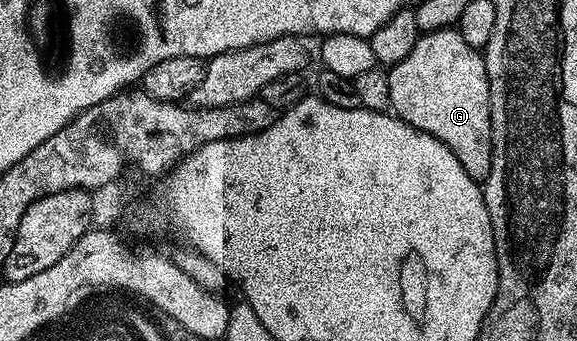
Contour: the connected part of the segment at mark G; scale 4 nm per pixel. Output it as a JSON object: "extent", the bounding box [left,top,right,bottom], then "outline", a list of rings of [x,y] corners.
{"extent":[388,28,493,184],"outline":[[[456,28],[422,33],[410,54],[388,71],[391,110],[417,130],[435,136],[463,164],[463,172],[478,184],[489,179],[493,163],[493,133],[489,81],[482,51],[471,48]]]}

